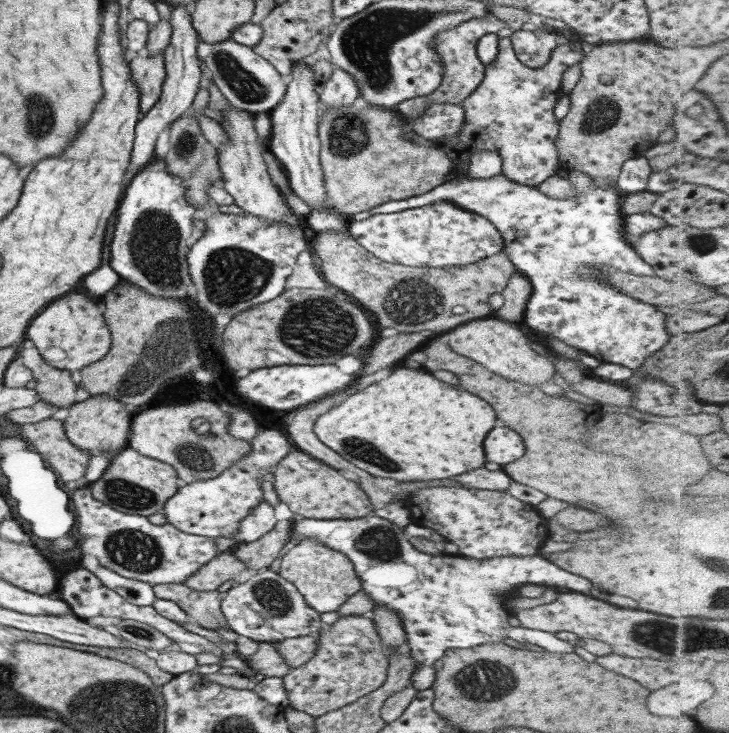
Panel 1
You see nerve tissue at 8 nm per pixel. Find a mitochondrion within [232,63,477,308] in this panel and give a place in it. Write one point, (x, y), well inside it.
(348, 134)

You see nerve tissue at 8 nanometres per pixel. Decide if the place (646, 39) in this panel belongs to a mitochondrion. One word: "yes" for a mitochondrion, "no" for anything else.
no

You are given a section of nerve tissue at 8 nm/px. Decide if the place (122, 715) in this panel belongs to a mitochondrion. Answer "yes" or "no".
yes

